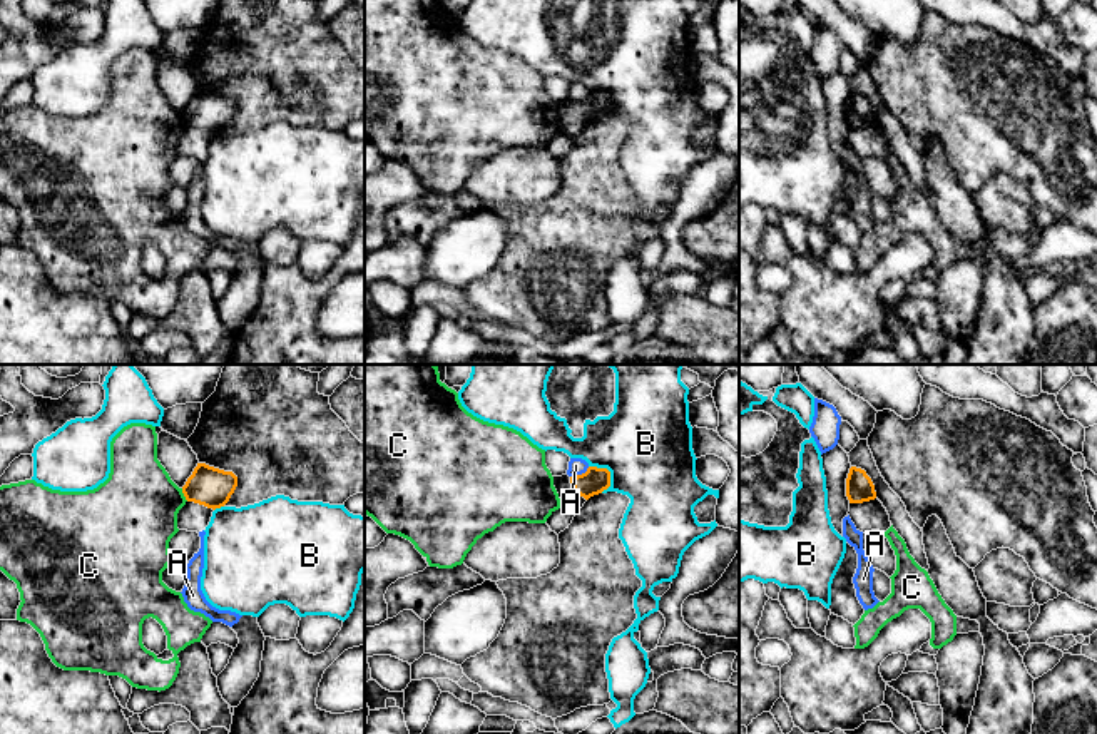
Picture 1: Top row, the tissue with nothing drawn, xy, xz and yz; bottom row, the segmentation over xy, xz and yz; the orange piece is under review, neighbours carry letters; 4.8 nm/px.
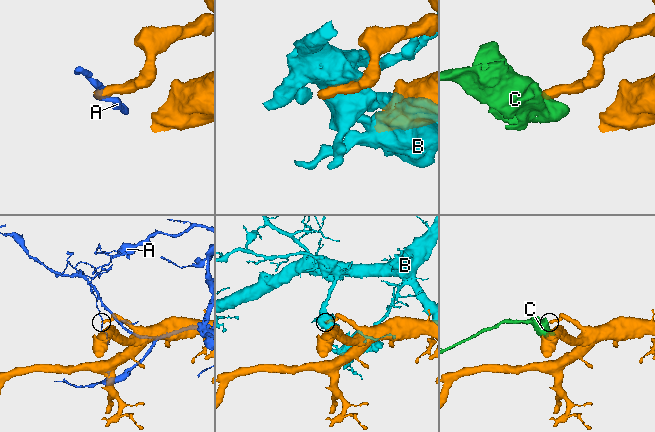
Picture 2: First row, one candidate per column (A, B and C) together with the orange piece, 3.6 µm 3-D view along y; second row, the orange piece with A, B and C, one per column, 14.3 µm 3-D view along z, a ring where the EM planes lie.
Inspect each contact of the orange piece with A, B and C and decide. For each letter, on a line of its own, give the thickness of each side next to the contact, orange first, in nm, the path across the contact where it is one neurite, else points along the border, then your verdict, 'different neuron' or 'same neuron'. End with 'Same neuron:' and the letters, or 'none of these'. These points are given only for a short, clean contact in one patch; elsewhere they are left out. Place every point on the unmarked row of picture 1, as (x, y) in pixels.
A: 120 nm thick on the orange side, 80 nm on the other; border along xz (589, 92), (571, 102); different neuron
B: 120 nm thick on the orange side, 440 nm on the other; different neuron
C: 190 nm thick on the orange side, 400 nm on the other; border along xy (181, 114), (188, 126); different neuron
Same neuron: none of these

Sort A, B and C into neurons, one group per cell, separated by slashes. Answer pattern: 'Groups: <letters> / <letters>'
Groups: A / B / C

